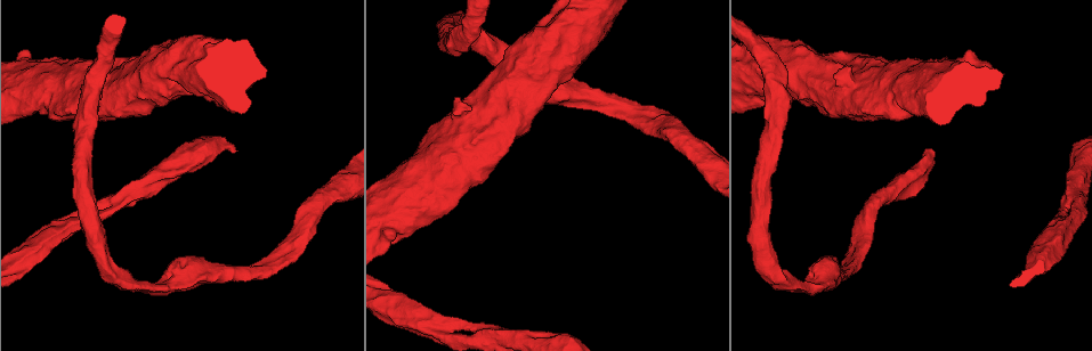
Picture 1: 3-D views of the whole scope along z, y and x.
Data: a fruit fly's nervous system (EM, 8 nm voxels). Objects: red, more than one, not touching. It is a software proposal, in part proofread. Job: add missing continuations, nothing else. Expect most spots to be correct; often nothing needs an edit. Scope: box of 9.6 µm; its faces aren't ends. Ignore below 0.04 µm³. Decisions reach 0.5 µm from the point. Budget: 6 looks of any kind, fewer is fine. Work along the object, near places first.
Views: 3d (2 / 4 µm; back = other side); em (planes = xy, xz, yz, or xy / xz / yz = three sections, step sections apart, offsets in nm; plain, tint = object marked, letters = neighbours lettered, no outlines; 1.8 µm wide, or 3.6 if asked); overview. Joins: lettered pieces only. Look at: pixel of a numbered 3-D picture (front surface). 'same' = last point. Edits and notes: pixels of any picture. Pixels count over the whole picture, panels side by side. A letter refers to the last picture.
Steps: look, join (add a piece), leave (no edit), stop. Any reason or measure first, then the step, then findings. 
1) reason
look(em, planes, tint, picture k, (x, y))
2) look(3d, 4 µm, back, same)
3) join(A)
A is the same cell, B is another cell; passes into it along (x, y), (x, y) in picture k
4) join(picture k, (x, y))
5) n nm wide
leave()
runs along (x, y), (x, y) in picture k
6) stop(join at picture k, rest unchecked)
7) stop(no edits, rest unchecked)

branch stops here
look(em, xz, step 16, tint, picture 1, (847, 259))

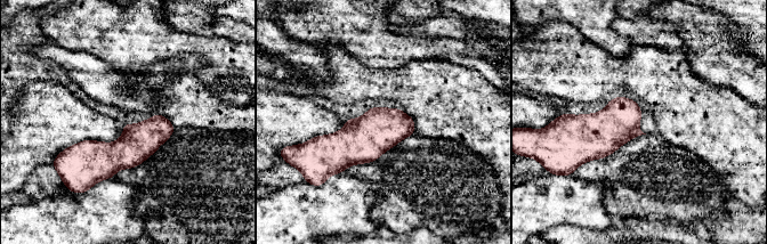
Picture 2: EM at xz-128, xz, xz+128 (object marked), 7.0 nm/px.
cut it another way
look(em, yz, step 8, letters, same)

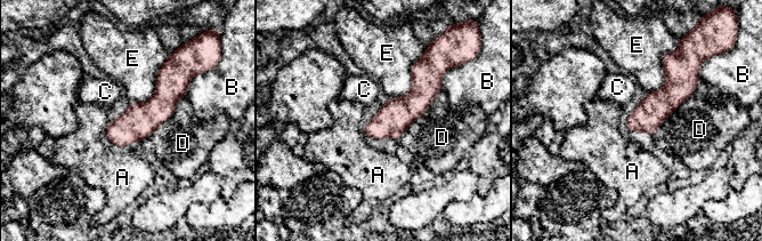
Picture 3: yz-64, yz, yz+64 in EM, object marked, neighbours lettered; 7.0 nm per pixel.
leave()
A, B, C, D and E are other cells; no lettered piece goes on from it

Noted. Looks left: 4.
an open end
look(em, 3.6 µm, xz, step 16, letters, picture 1, (911, 97))

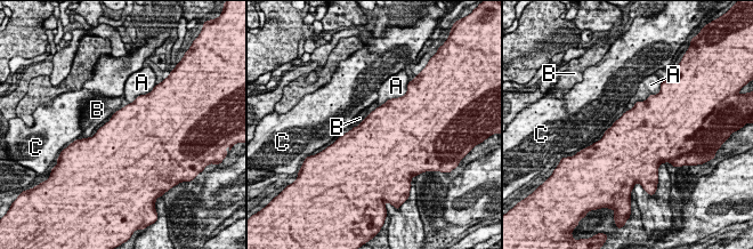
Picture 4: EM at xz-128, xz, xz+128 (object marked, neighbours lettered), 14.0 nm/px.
leave()
A, B and C are other cells; border along (119, 110), (112, 115) in picture 4; none of them fits

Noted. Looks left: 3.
free end
look(em, planes, letters, picture 1, (471, 321))

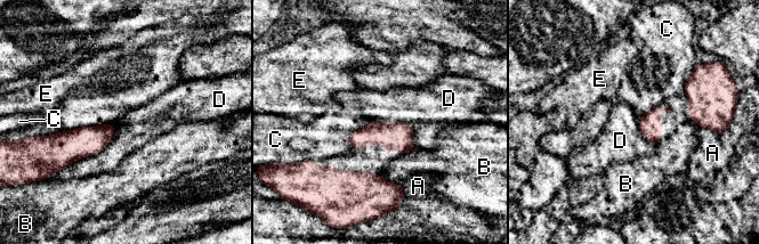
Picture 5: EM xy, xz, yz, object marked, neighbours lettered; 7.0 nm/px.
leave()
A, B, C, D and E are other cells; border along (114, 124), (99, 152), (62, 169) in picture 5; none of them fits

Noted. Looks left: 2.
stop(no edits, rest unchecked)

